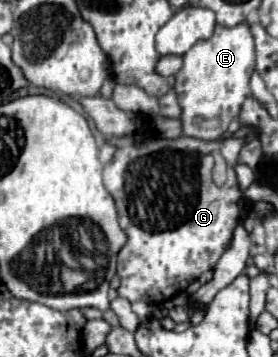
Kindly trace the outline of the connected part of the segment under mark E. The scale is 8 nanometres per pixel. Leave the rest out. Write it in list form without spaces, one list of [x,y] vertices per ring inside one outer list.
[[[240,23],[236,27],[220,27],[216,25],[214,35],[206,41],[198,41],[186,55],[184,65],[176,73],[174,91],[178,95],[178,103],[182,107],[180,123],[182,133],[196,139],[218,139],[230,125],[230,121],[240,113],[244,99],[250,95],[250,75],[254,71],[254,39],[248,23]]]

